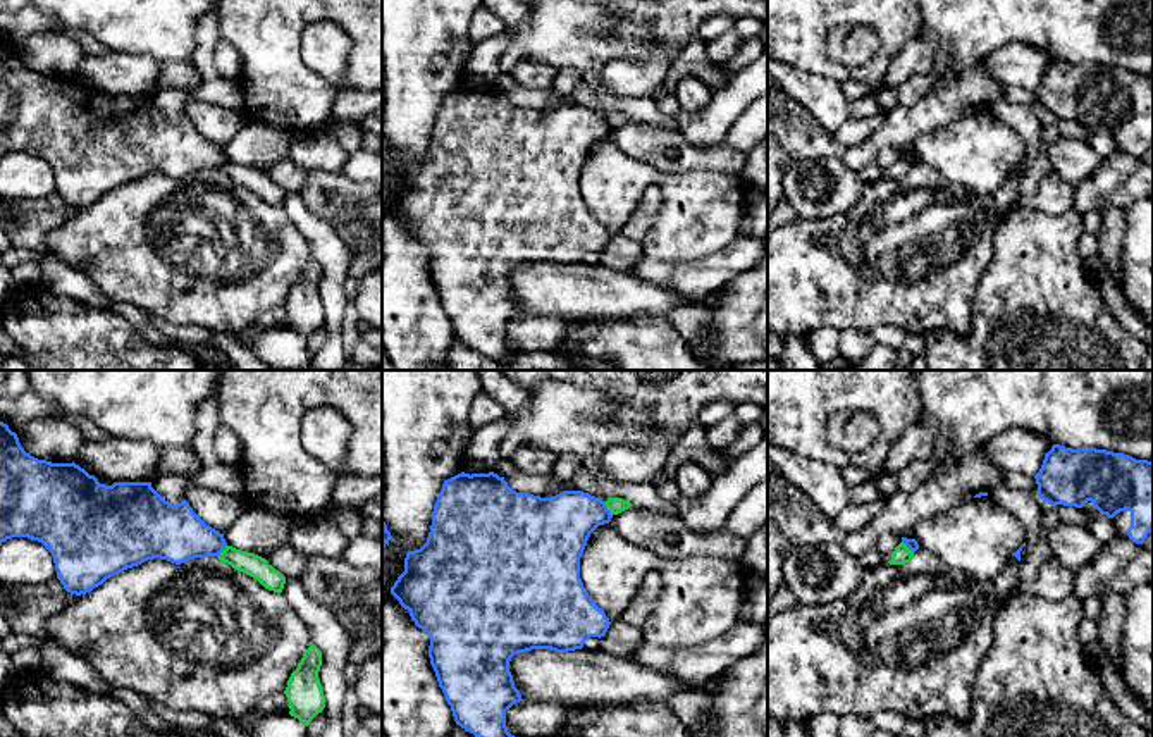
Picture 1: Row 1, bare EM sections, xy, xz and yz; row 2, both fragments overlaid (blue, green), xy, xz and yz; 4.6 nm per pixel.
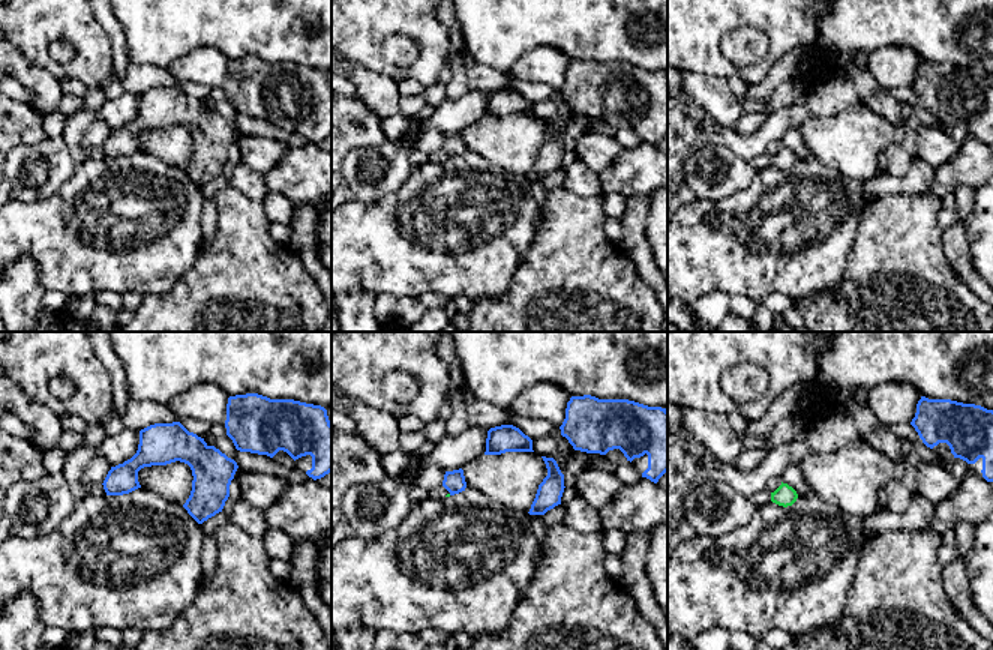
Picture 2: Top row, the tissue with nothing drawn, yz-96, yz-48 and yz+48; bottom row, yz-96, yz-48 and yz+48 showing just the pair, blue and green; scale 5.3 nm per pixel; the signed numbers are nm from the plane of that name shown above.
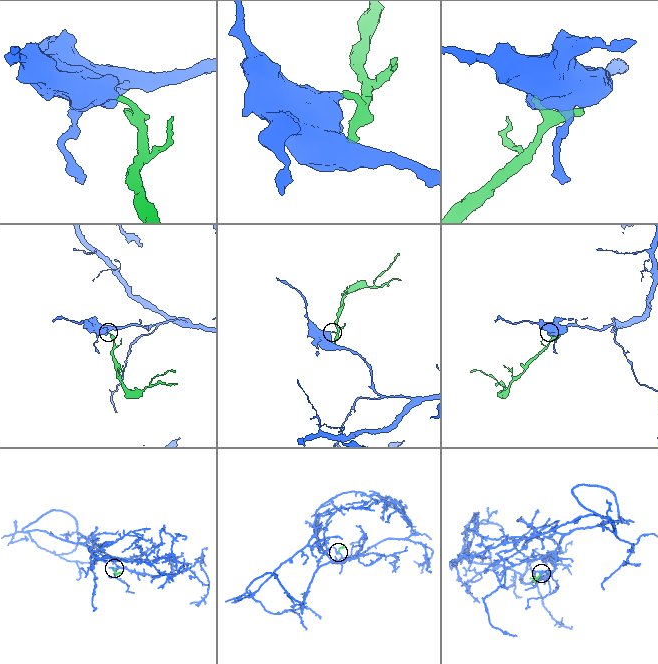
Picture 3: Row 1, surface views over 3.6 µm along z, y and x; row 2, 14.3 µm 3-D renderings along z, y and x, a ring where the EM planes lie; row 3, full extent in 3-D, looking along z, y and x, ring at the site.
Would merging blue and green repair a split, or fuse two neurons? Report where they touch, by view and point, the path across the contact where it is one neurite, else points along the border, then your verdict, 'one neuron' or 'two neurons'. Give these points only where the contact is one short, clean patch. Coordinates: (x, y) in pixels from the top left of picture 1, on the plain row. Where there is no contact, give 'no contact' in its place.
meets blue in xz at (606, 123); border along xz (604, 116), (611, 130); two neurons

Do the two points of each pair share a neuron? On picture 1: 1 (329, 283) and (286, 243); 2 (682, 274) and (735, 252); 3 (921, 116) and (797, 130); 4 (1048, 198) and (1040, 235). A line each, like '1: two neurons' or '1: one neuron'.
1: two neurons
2: one neuron
3: one neuron
4: two neurons

